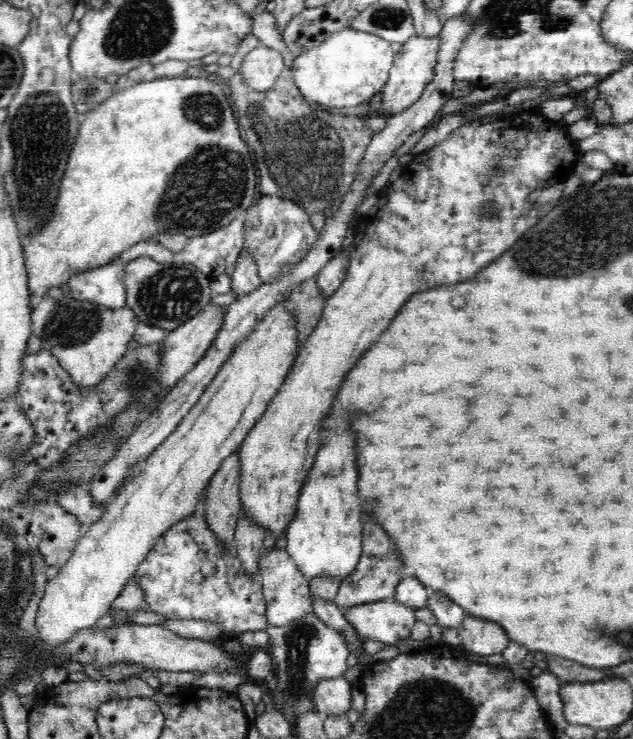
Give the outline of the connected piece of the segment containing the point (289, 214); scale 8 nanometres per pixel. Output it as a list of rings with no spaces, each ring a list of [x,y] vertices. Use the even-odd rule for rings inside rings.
[[[262,196],[254,206],[250,206],[246,210],[244,224],[244,250],[254,258],[262,284],[274,284],[286,278],[288,272],[292,272],[294,266],[306,258],[318,240],[318,230],[306,210],[292,200],[276,196]]]

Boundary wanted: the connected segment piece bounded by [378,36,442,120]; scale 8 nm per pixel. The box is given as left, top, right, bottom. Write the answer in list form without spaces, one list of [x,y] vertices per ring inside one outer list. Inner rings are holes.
[[[414,36],[404,46],[404,50],[398,52],[398,56],[394,60],[394,66],[390,70],[390,80],[382,90],[382,108],[378,110],[378,114],[382,118],[392,120],[394,116],[398,116],[400,112],[408,110],[412,104],[416,104],[422,98],[426,86],[434,78],[434,66],[438,64],[438,46],[442,46],[440,36],[436,36],[434,40],[424,40],[424,38]]]

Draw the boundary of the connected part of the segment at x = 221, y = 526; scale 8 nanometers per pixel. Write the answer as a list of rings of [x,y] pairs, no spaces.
[[[240,450],[230,454],[220,470],[210,478],[208,504],[200,508],[204,512],[210,530],[230,548],[236,542],[236,524],[242,508],[240,496]]]

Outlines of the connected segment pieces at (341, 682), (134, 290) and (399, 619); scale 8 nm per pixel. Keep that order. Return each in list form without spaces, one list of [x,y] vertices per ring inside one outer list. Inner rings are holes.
[[[322,678],[312,692],[316,710],[320,710],[324,716],[328,714],[346,716],[350,708],[350,688],[352,682],[344,678]]]
[[[136,258],[126,266],[124,282],[128,294],[128,308],[138,314],[140,322],[170,332],[204,312],[214,298],[214,292],[210,292],[208,288],[212,278],[208,278],[194,264],[158,264],[152,258]]]
[[[396,600],[370,602],[340,610],[360,640],[382,642],[384,646],[394,646],[398,640],[408,640],[416,624],[416,610]]]

